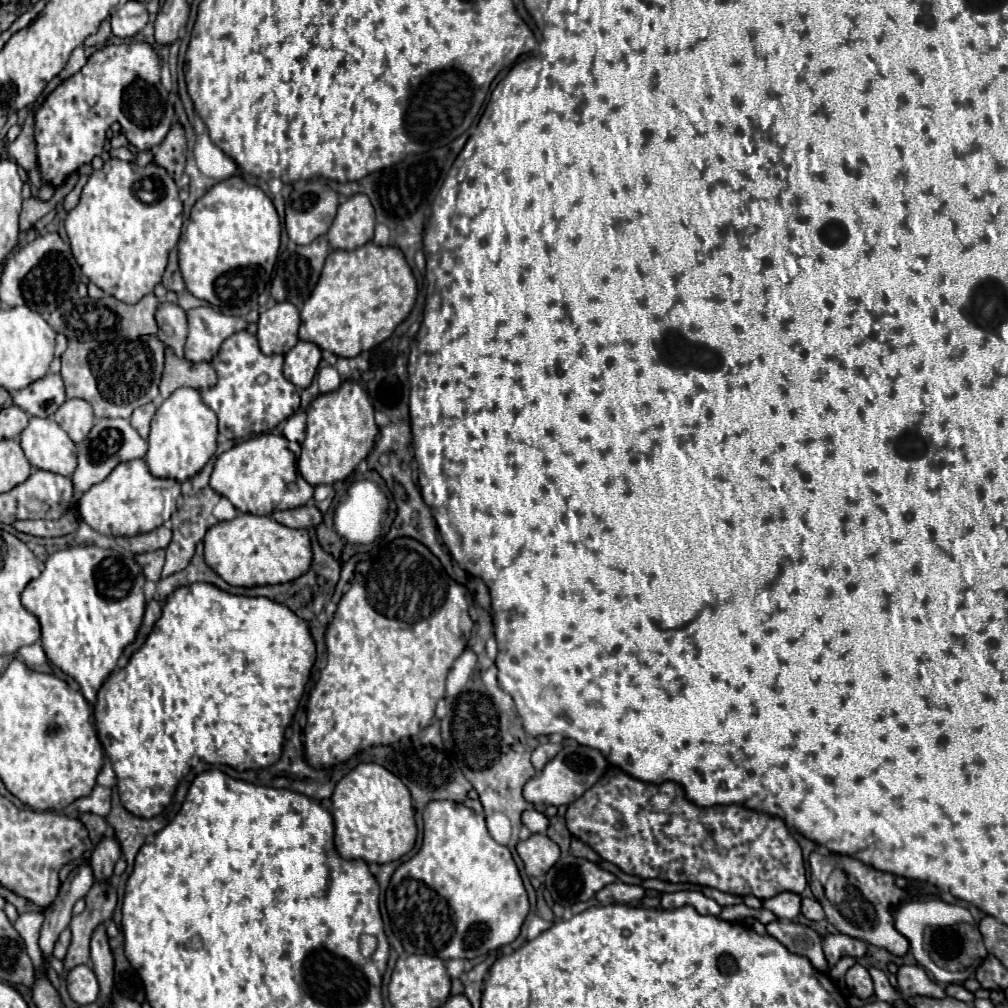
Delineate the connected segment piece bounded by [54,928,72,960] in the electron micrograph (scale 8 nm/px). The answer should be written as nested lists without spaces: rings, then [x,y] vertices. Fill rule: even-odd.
[[[66,928],[60,936],[58,936],[58,940],[56,940],[56,946],[54,946],[54,956],[56,958],[64,958],[66,956],[66,950],[68,950],[68,944],[70,944],[70,928]]]

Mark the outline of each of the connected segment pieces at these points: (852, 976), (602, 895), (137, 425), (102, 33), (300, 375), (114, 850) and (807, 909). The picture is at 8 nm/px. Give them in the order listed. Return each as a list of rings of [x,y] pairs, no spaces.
[[[854,964],[848,972],[846,972],[846,986],[862,1000],[870,998],[874,994],[874,984],[872,978],[868,974],[868,970],[860,964]]]
[[[620,880],[604,886],[596,898],[602,904],[614,904],[614,902],[636,902],[644,898],[644,888],[642,886],[632,886],[632,884],[624,884]]]
[[[144,404],[144,406],[136,408],[136,410],[134,410],[134,414],[132,414],[132,418],[130,418],[130,422],[132,422],[134,430],[136,430],[142,438],[146,438],[146,436],[148,436],[150,420],[152,420],[154,412],[156,412],[156,406],[154,406],[154,404]]]
[[[108,19],[104,20],[97,32],[88,36],[84,41],[85,47],[93,47],[97,45],[104,45],[104,43],[111,36],[112,30],[110,26],[110,21]]]
[[[298,342],[284,358],[284,376],[298,388],[308,388],[320,364],[320,348],[312,342]]]
[[[104,836],[96,848],[92,850],[92,856],[90,856],[90,862],[92,862],[92,870],[94,870],[94,876],[96,880],[108,880],[112,876],[112,868],[114,868],[114,862],[122,856],[120,852],[120,842],[116,838],[110,838],[110,836]]]
[[[804,898],[802,900],[802,914],[808,918],[808,920],[824,920],[824,910],[820,906],[818,900],[810,900],[810,898]]]

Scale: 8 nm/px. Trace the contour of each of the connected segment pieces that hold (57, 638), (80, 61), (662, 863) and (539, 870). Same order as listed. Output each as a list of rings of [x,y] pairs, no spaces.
[[[70,546],[60,552],[48,556],[42,574],[36,580],[30,580],[22,592],[22,604],[40,620],[42,626],[42,646],[46,656],[58,666],[62,672],[72,676],[88,700],[94,706],[96,694],[106,680],[106,676],[114,670],[122,650],[134,642],[138,626],[144,616],[144,574],[132,554],[120,554],[114,548],[98,548],[98,546]]]
[[[76,48],[76,50],[70,54],[70,58],[68,58],[66,66],[62,68],[62,72],[58,74],[58,76],[60,76],[60,80],[70,78],[70,76],[72,76],[72,74],[76,74],[76,72],[78,72],[84,64],[86,64],[86,54],[84,54],[84,48]]]
[[[610,766],[608,772],[588,792],[584,792],[580,800],[568,806],[566,826],[572,836],[584,840],[604,860],[616,864],[626,874],[634,874],[640,878],[690,882],[738,896],[754,894],[760,900],[772,898],[784,890],[802,894],[808,884],[802,850],[780,818],[738,804],[702,808],[686,798],[680,784],[662,782],[658,786],[640,782],[622,772],[618,766]]]
[[[532,834],[528,840],[520,840],[516,844],[516,852],[520,854],[526,872],[530,876],[542,876],[556,864],[560,858],[558,844],[552,842],[546,834]]]

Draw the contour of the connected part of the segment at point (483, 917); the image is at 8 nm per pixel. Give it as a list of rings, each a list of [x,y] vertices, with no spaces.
[[[432,800],[424,810],[424,842],[410,860],[402,862],[386,890],[386,910],[392,920],[392,930],[406,952],[448,958],[476,958],[504,944],[510,944],[520,934],[522,922],[529,913],[529,899],[520,878],[518,866],[510,850],[488,834],[484,814],[476,814],[464,804],[448,800]]]

